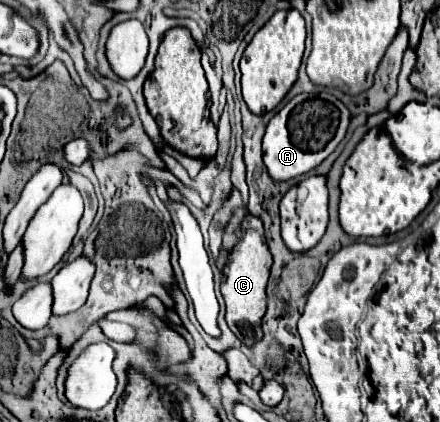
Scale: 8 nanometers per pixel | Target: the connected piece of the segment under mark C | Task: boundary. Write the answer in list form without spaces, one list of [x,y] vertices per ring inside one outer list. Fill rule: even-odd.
[[[247,215],[241,223],[241,231],[239,231],[239,243],[235,245],[235,249],[229,255],[229,261],[223,269],[223,279],[221,279],[221,293],[225,297],[225,305],[227,305],[227,325],[229,329],[237,335],[237,339],[251,347],[257,341],[261,341],[263,333],[261,333],[261,319],[267,311],[267,279],[269,279],[269,271],[271,271],[271,253],[269,247],[265,243],[265,235],[263,235],[263,223],[261,219]]]

